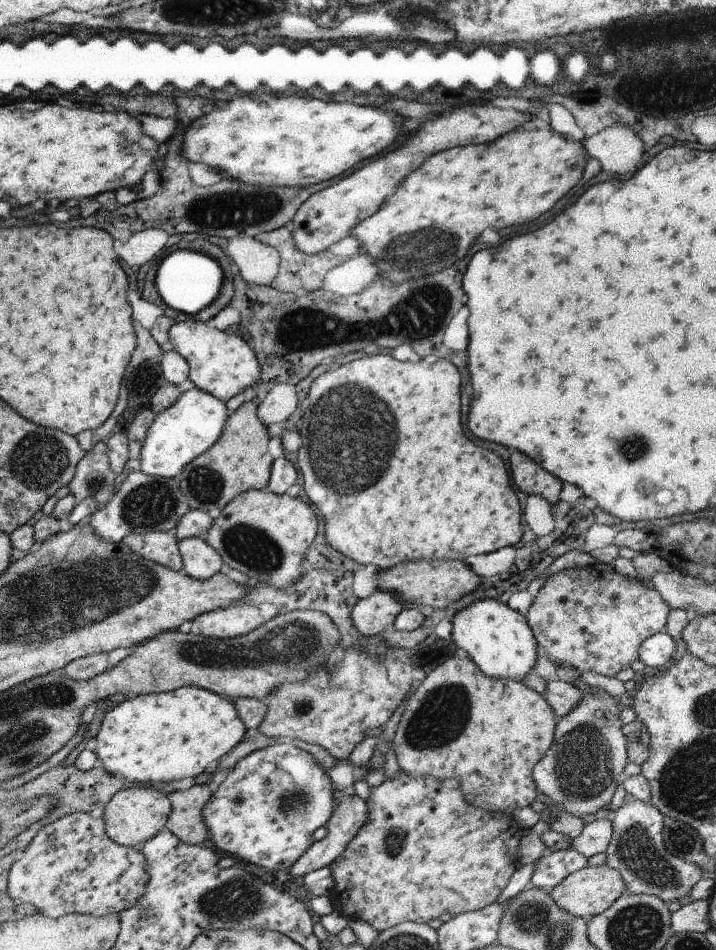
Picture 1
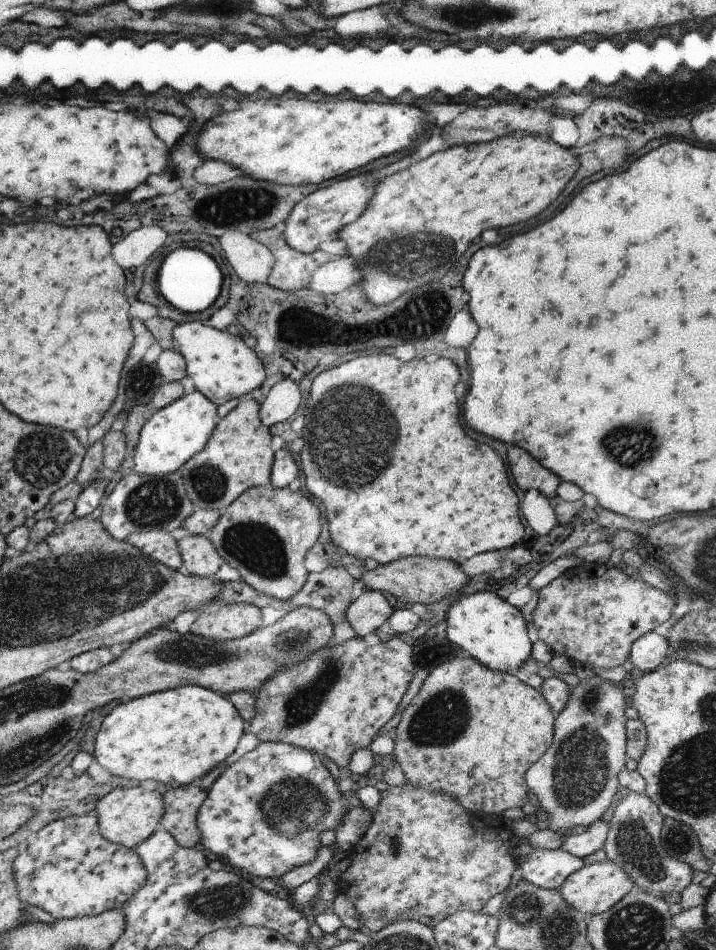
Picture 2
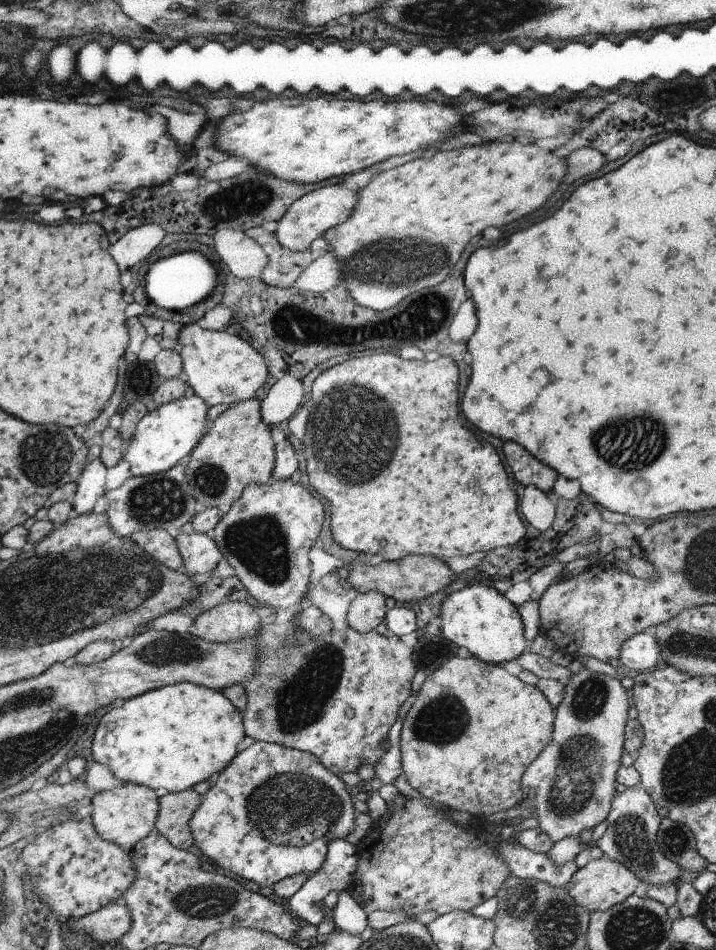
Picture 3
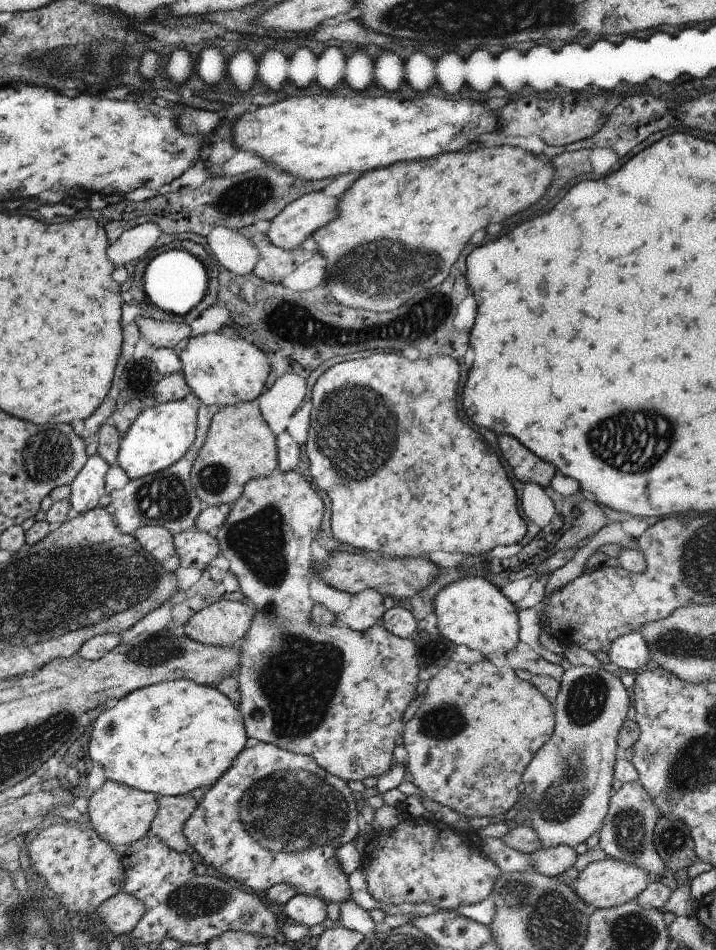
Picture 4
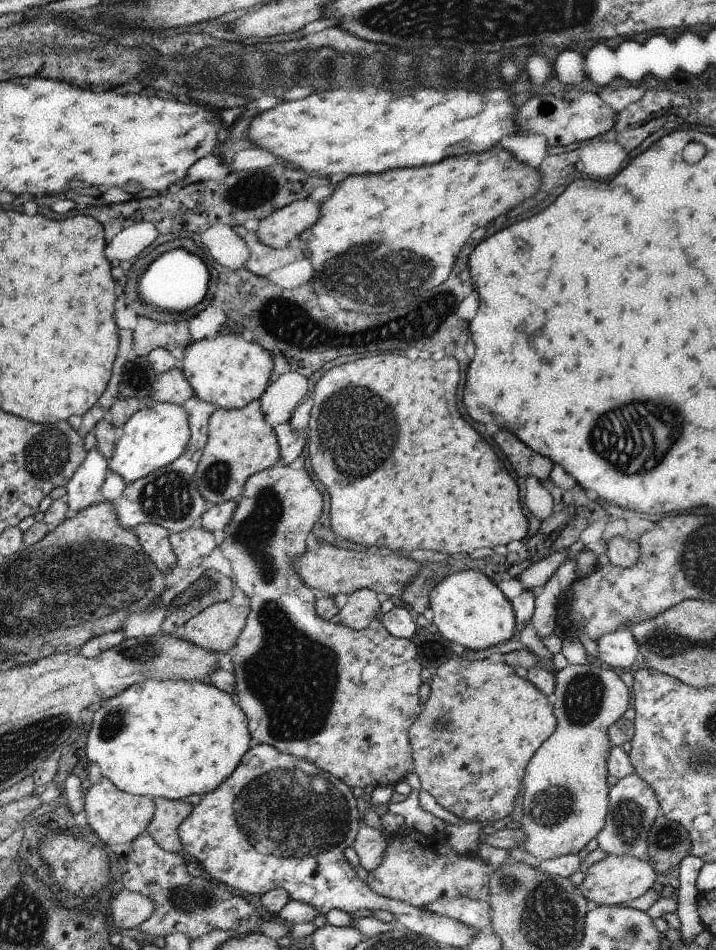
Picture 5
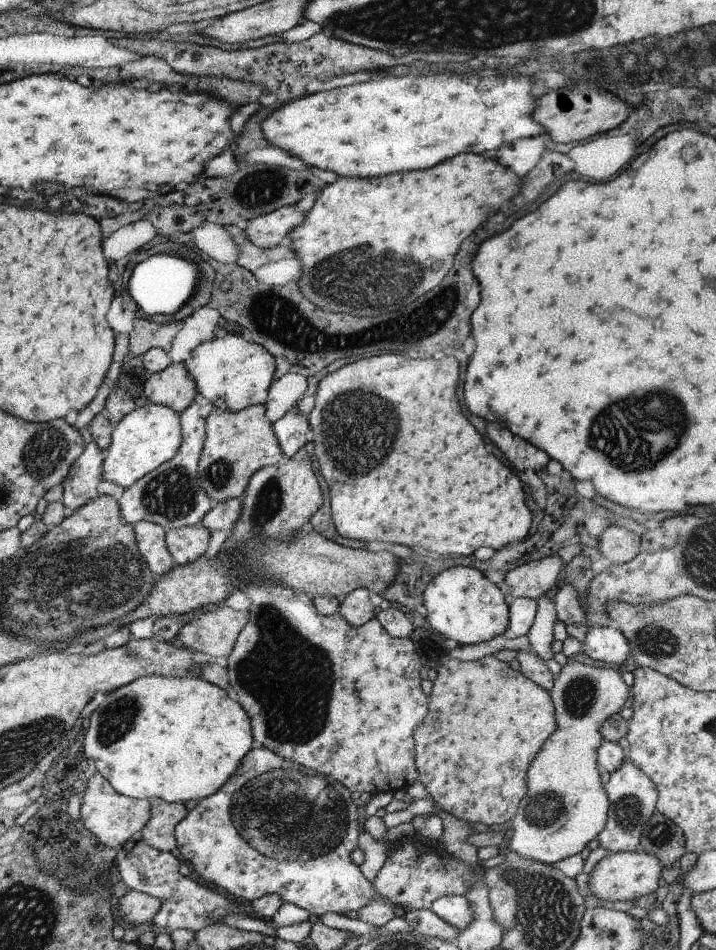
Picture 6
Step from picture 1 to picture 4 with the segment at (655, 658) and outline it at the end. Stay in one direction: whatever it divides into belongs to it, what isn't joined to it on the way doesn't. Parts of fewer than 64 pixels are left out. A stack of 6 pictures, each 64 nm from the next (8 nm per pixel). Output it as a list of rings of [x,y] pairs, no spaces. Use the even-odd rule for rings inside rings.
[[[639,630],[611,640],[609,650],[607,650],[605,654],[607,654],[609,664],[611,664],[613,668],[635,670],[635,668],[639,668],[639,666],[643,666],[643,664],[649,664],[649,666],[651,666],[647,642],[643,640],[643,636],[641,636]]]

